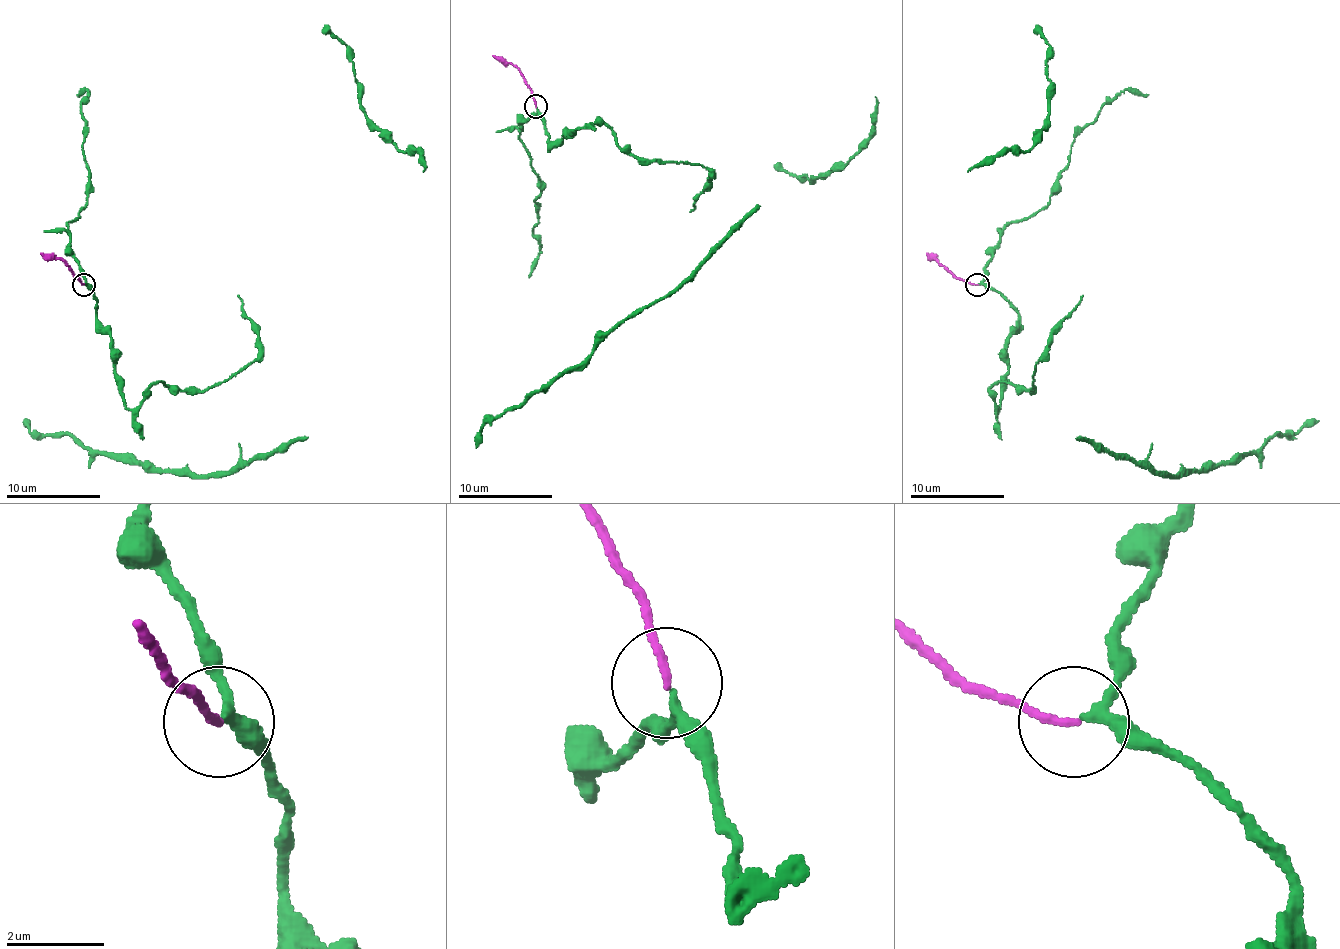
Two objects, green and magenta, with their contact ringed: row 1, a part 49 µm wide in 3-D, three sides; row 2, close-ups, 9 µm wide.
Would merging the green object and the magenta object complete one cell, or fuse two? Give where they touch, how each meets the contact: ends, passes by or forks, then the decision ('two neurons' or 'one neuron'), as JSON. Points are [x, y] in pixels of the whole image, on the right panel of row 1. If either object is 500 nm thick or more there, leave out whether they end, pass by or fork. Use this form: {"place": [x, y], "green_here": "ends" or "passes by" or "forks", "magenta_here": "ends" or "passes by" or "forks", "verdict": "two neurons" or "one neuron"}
{"place": [977, 284], "green_here": "passes by", "magenta_here": "ends", "verdict": "one neuron"}

